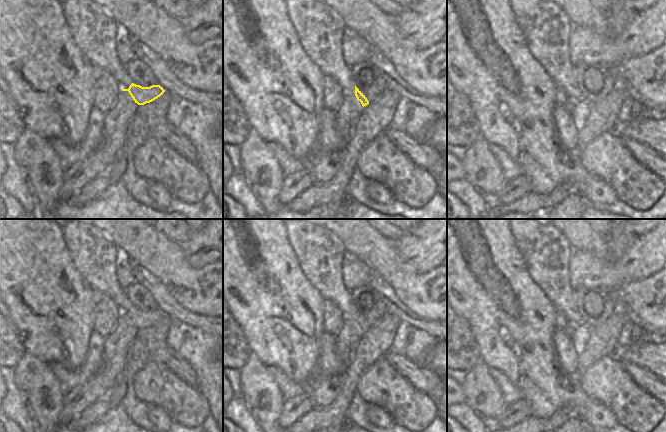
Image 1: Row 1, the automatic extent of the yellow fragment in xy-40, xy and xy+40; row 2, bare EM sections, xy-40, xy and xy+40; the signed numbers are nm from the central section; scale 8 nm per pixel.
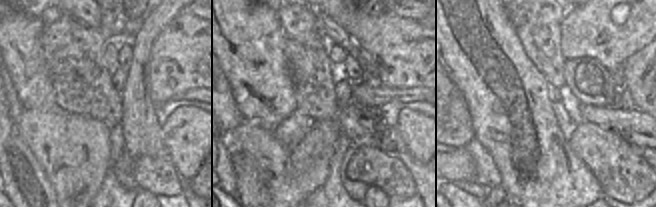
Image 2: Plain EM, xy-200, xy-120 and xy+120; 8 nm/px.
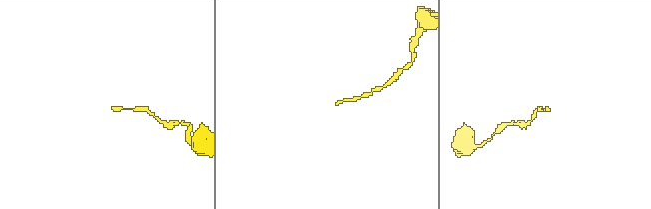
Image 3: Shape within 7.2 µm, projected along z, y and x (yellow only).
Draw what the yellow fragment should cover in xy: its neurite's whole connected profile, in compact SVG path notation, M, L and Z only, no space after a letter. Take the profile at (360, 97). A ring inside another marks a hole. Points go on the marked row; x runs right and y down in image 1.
M285 0L285 2L299 42L309 59L324 75L332 77L341 86L343 95L355 95L363 107L368 105L369 101L355 85L351 67L343 60L341 42L346 27L341 15L332 7L316 0Z

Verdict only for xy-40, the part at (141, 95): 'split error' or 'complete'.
split error

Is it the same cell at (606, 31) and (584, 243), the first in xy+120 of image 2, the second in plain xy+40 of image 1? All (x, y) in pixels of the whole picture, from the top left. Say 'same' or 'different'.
different

